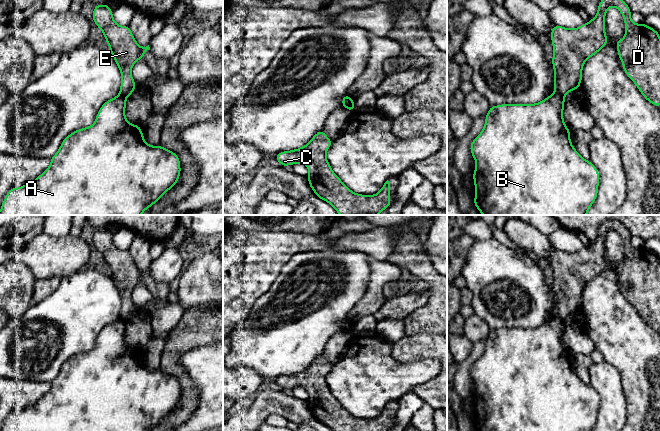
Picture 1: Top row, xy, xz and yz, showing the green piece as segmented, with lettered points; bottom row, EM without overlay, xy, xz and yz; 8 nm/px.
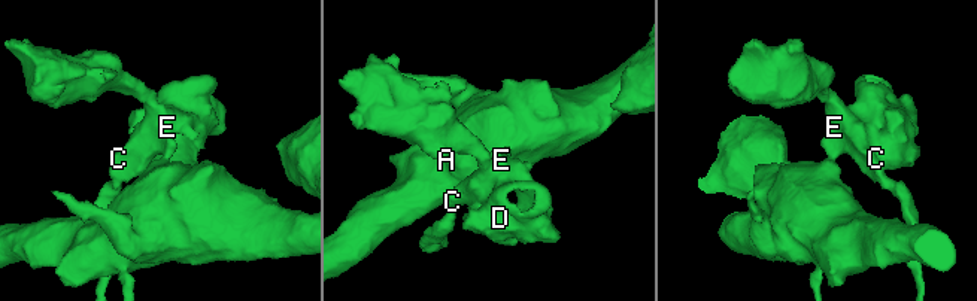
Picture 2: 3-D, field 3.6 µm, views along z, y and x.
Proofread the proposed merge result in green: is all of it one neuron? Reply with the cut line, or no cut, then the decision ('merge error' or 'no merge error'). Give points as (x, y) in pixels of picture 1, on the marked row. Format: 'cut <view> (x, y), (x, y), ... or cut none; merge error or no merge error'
cut xz (350, 98), (349, 102), (344, 106); merge error

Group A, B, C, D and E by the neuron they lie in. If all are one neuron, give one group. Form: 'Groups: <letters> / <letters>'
Groups: A B / C D E

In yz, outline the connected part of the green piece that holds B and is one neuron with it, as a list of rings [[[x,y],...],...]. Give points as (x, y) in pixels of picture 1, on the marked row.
[[[552,94],[543,101],[535,104],[502,104],[491,106],[485,116],[485,125],[482,132],[474,138],[470,151],[476,162],[473,174],[476,194],[475,207],[483,215],[587,215],[598,194],[600,175],[597,168],[590,161],[586,161],[573,147],[570,141],[570,130],[563,120],[564,97]]]

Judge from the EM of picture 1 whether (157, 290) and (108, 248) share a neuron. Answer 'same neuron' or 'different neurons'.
same neuron

